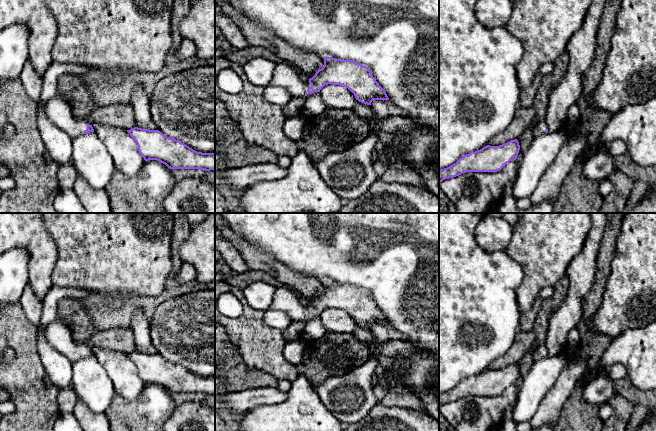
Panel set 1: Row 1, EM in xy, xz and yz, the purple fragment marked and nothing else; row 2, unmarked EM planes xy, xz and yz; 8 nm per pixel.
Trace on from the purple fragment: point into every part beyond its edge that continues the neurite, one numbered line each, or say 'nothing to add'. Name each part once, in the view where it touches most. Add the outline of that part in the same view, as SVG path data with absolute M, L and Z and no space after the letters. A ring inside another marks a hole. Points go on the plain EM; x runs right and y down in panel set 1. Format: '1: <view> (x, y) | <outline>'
1: xz (285, 300) | M289 287L276 288L270 310L284 312L292 321L303 322L308 319L307 313L311 311L309 306L303 306L298 295Z

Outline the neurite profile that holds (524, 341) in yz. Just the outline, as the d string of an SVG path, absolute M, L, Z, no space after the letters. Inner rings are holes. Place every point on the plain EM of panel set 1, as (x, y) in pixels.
M518 331L512 347L501 357L496 359L489 367L490 370L499 370L519 362L536 343L533 331Z

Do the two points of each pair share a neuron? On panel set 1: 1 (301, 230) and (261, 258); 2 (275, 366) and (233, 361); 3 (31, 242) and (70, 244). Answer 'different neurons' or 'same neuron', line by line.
1: different neurons
2: different neurons
3: different neurons

